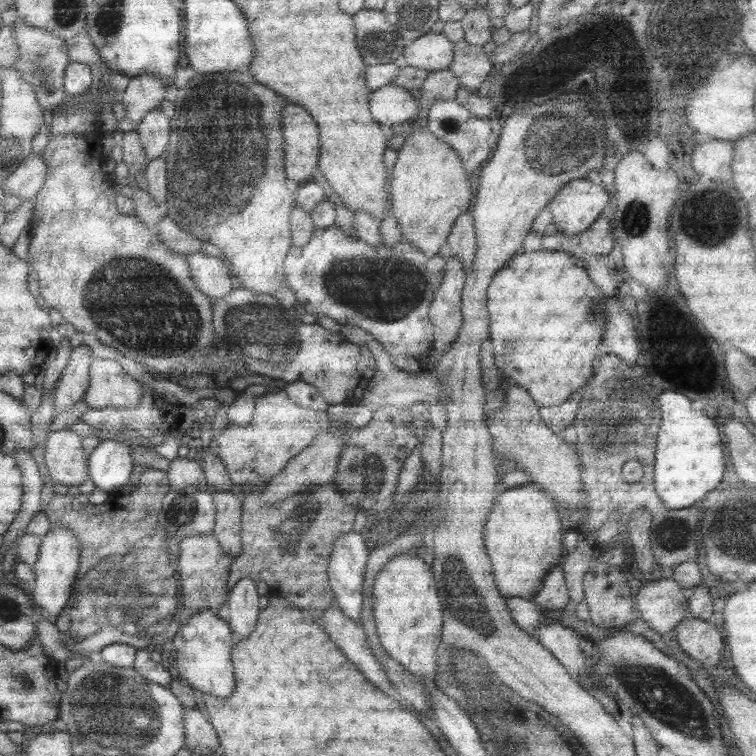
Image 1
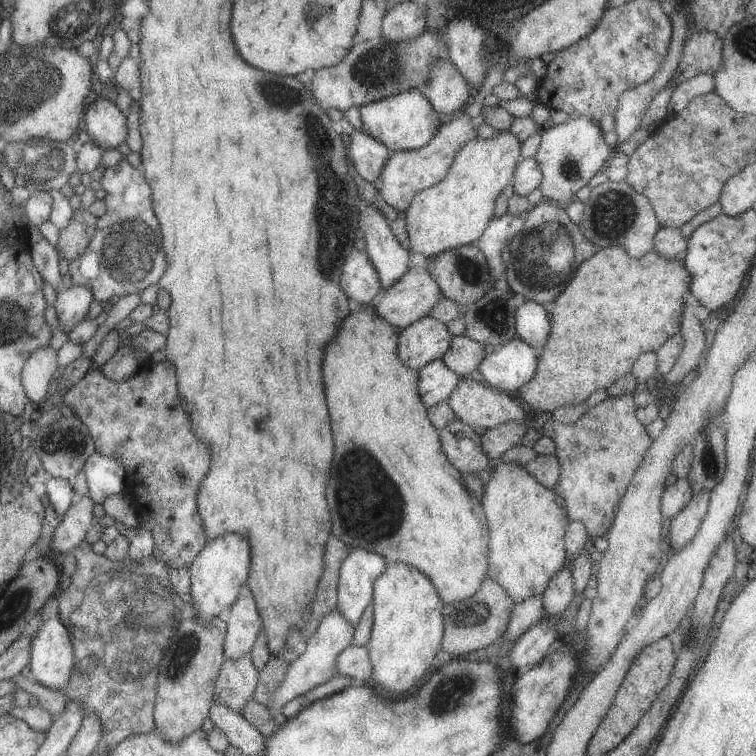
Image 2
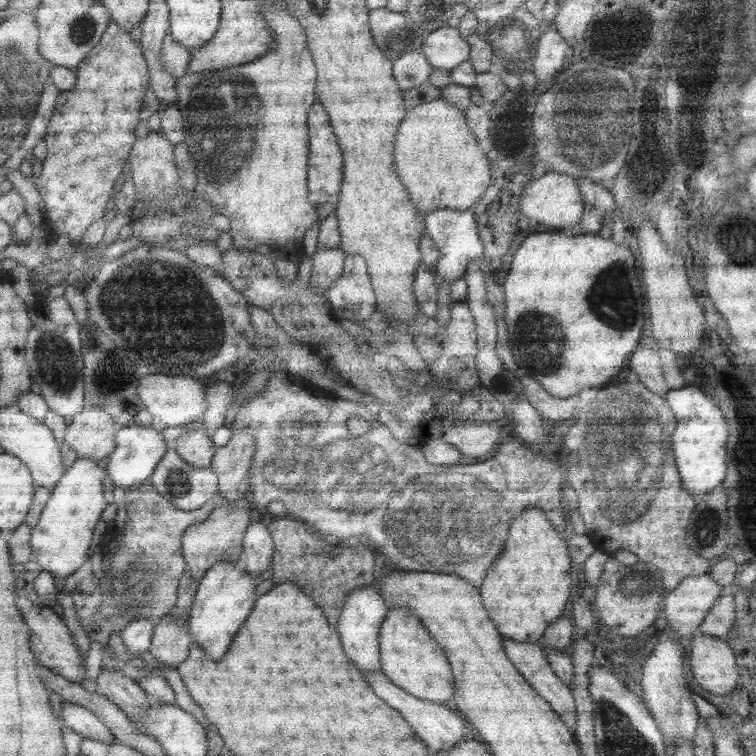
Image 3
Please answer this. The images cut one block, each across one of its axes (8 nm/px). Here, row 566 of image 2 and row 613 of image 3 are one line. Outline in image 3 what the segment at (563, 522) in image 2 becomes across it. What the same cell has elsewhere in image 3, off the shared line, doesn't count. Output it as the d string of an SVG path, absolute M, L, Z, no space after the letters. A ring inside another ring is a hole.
M539 508L523 510L513 524L509 524L503 550L487 568L487 574L477 588L483 608L501 638L523 644L539 642L543 650L567 654L573 644L571 634L575 632L573 620L563 616L571 588L569 568L571 558L567 542L553 532L545 512Z

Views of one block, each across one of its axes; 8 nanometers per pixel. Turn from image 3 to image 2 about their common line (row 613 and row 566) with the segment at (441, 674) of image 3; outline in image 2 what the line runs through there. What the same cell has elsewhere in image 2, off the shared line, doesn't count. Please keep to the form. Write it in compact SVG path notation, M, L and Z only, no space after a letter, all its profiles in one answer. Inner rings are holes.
M389 564L387 570L373 582L373 626L367 640L367 652L371 662L371 682L389 696L403 698L413 686L421 682L433 664L437 648L445 634L441 606L443 600L435 598L437 590L417 570L405 564Z

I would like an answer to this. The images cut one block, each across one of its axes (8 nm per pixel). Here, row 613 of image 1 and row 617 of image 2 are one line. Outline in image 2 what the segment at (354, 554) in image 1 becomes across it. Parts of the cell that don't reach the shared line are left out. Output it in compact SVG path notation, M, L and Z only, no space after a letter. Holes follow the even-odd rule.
M351 550L339 566L335 612L349 624L357 624L365 606L373 600L373 582L387 570L387 562L367 550Z

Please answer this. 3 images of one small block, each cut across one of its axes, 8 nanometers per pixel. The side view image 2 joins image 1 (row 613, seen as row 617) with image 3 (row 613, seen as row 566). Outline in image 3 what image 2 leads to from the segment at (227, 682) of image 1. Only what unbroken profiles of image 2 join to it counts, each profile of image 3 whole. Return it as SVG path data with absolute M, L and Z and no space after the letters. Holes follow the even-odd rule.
M217 562L199 580L193 604L189 608L187 628L191 640L197 642L197 646L201 646L201 650L209 660L217 662L225 654L225 648L231 644L237 628L241 628L243 620L247 618L255 602L255 592L253 592L255 586L257 582L253 580L253 576L245 574L245 570L239 568L235 562Z

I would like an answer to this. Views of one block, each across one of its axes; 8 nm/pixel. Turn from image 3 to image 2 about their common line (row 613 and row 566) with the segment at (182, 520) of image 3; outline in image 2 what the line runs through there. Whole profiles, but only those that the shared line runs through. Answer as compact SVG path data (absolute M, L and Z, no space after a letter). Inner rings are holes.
M79 542L71 550L77 566L69 578L69 592L59 590L57 602L61 604L67 596L73 600L73 616L65 620L69 630L69 642L73 648L73 668L69 682L63 688L65 704L75 702L83 712L83 718L93 716L101 728L101 740L105 752L113 750L115 744L129 734L149 734L155 732L153 722L153 704L157 694L157 676L159 676L159 652L167 650L169 640L175 636L175 624L183 610L183 602L173 592L169 582L169 564L155 558L153 554L139 560L123 558L111 562L103 556L91 552L91 546Z

